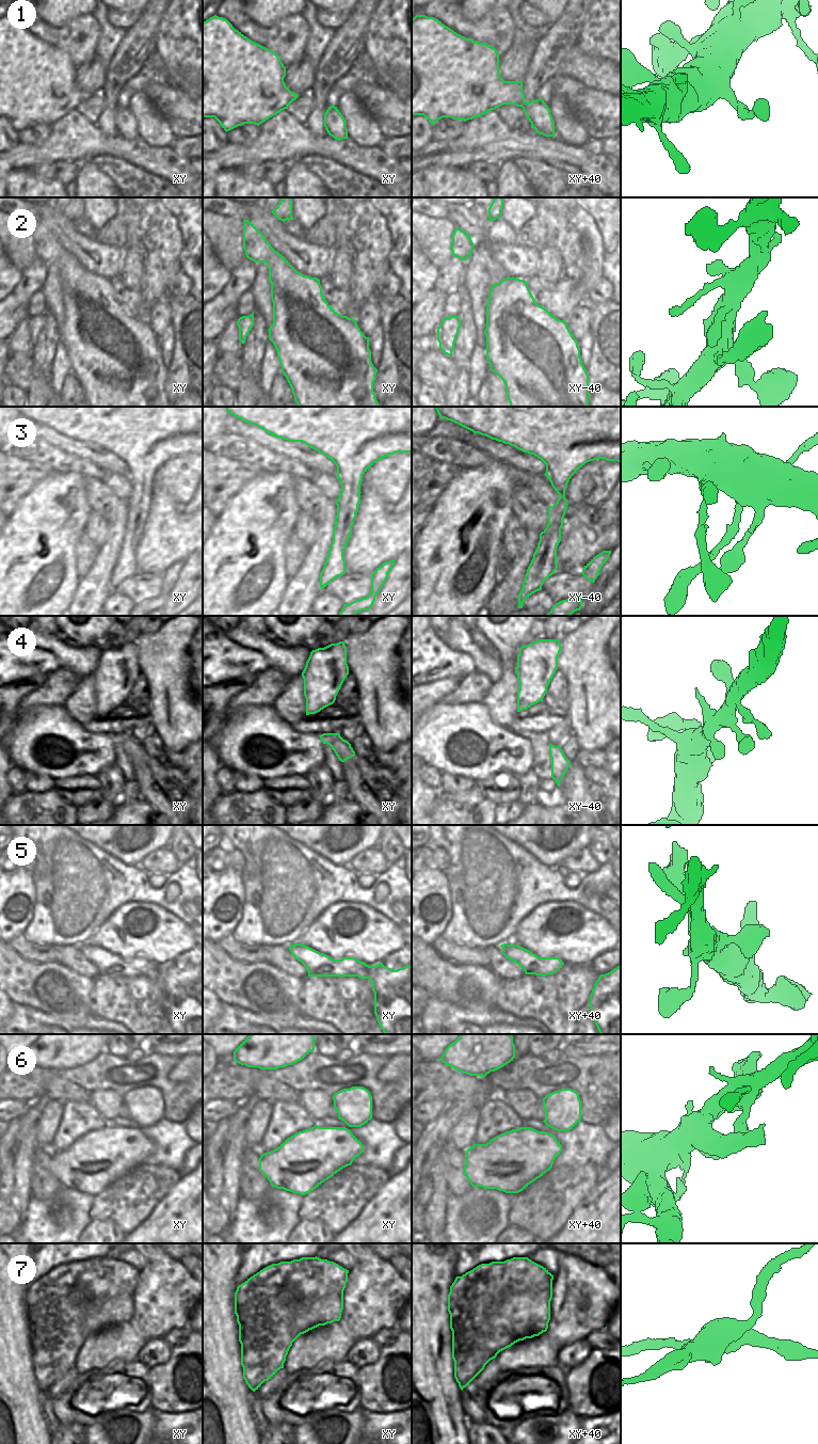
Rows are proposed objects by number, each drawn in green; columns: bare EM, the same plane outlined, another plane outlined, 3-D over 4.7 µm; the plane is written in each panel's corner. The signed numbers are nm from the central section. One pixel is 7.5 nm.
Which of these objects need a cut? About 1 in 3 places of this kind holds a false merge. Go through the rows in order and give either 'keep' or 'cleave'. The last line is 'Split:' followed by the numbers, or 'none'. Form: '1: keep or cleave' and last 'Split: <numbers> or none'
1: keep
2: keep
3: keep
4: keep
5: keep
6: keep
7: cleave
Split: 7

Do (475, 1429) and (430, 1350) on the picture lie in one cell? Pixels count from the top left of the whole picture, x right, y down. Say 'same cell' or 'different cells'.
different cells

